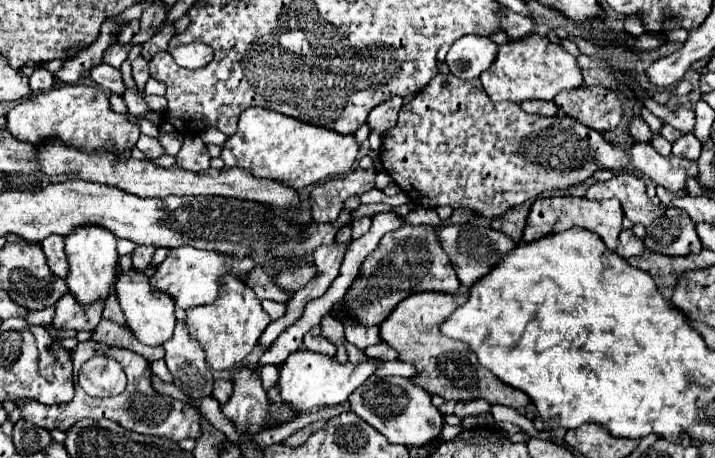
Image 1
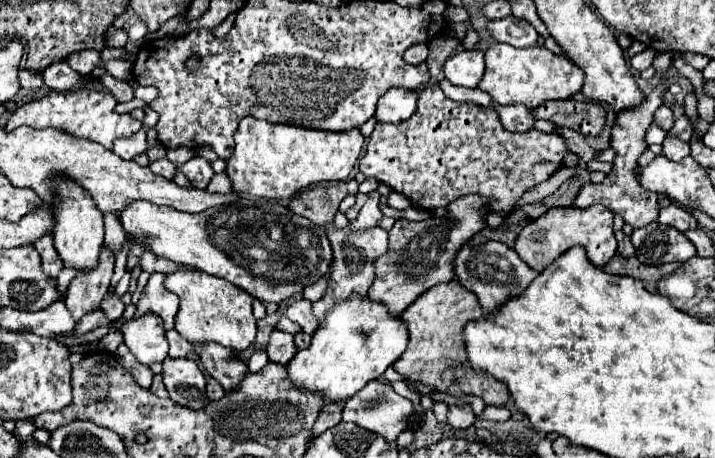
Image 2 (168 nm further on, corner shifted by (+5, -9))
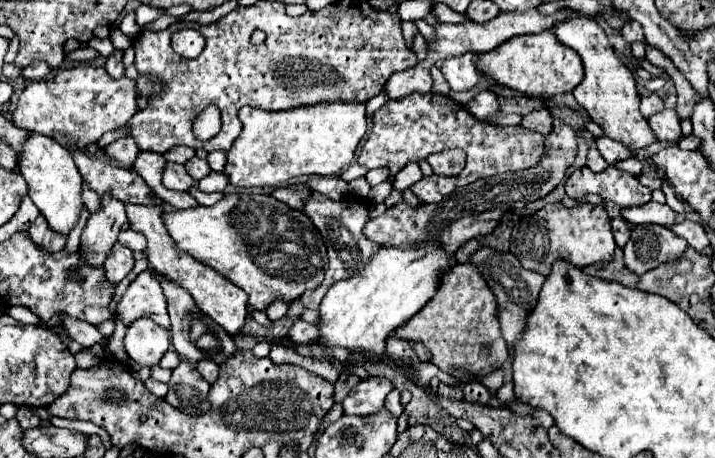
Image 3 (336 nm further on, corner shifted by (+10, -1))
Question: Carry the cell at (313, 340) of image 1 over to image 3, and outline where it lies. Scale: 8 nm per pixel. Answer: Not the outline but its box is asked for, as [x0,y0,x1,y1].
[287,320,317,344]

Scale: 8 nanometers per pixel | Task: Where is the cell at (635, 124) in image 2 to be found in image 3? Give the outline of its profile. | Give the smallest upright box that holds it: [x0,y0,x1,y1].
[565,166,651,208]

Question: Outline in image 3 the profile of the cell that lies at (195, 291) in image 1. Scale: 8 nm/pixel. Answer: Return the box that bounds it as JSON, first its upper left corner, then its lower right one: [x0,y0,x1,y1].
[117,270,169,328]

